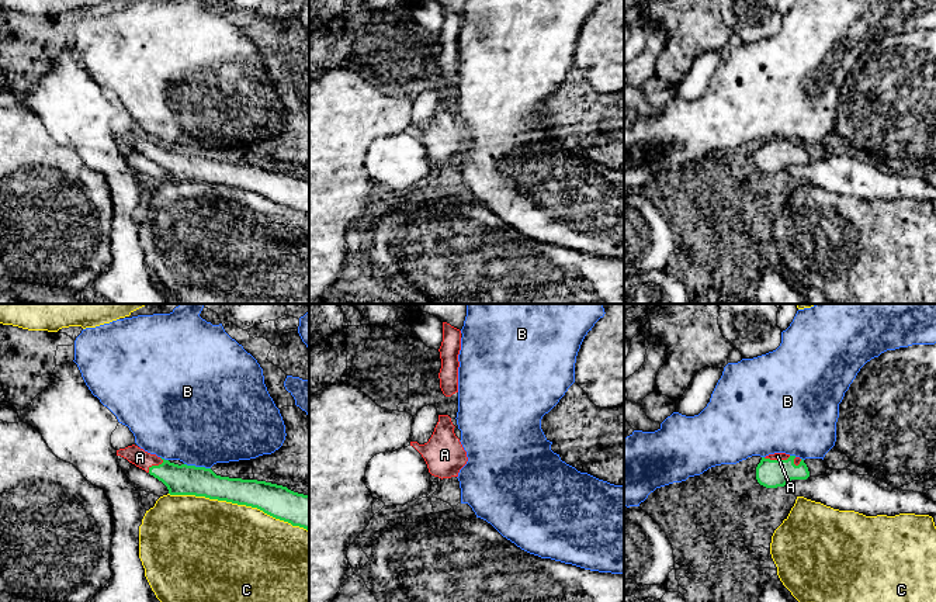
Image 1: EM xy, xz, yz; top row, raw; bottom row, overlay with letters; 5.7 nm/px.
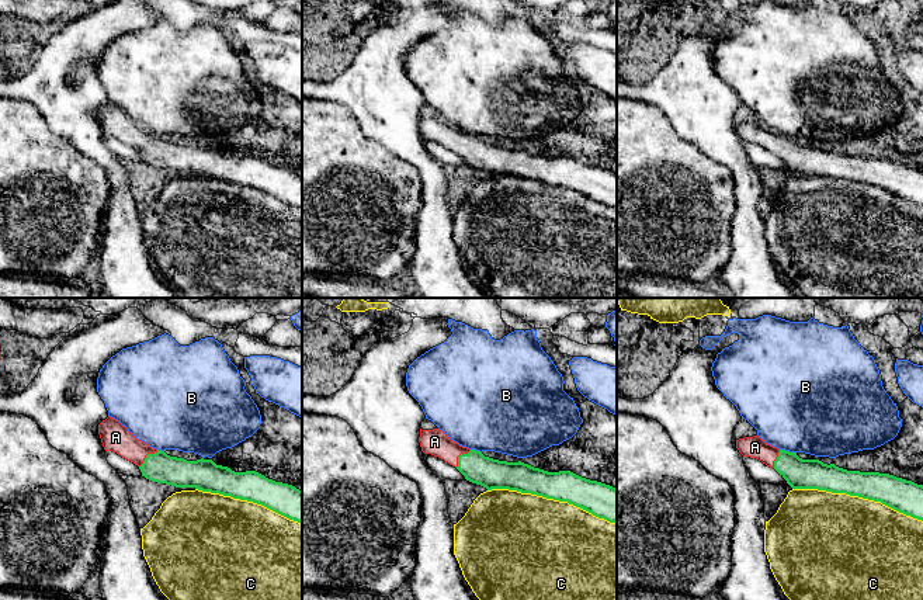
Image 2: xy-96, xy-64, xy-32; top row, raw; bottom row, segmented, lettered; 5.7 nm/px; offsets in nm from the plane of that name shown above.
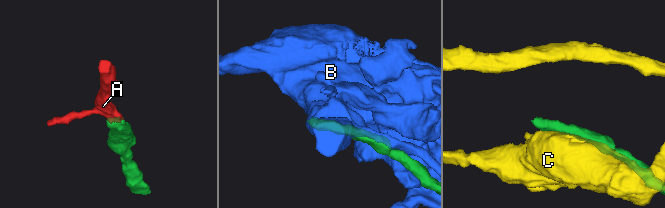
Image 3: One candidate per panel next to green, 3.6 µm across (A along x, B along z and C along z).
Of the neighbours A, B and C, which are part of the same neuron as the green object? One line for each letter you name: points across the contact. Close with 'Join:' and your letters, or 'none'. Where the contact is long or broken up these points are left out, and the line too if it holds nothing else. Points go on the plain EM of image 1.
A: across yz (769, 158), (776, 145), (777, 141)
Join: A

